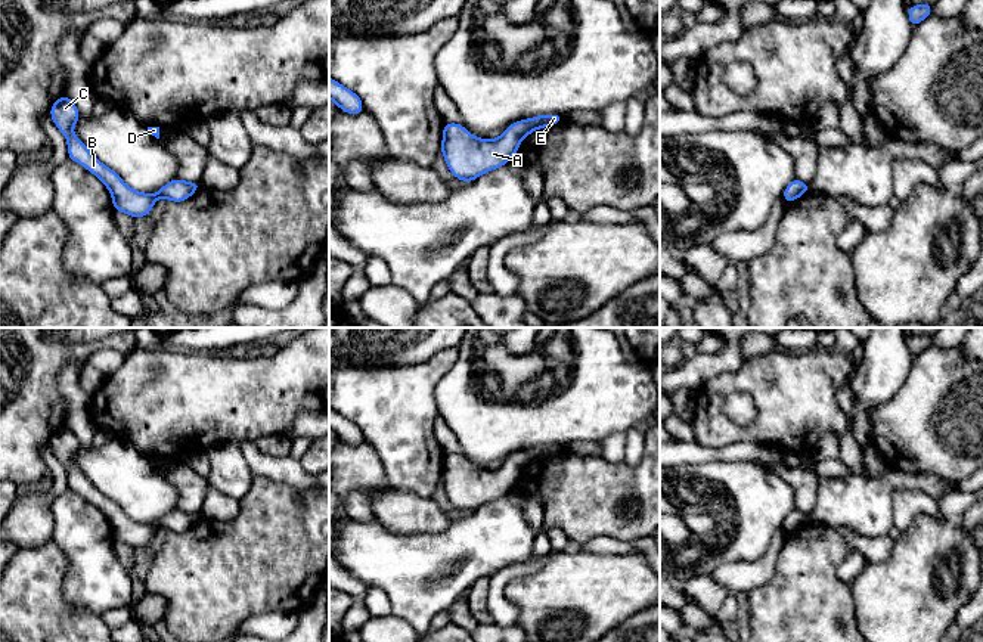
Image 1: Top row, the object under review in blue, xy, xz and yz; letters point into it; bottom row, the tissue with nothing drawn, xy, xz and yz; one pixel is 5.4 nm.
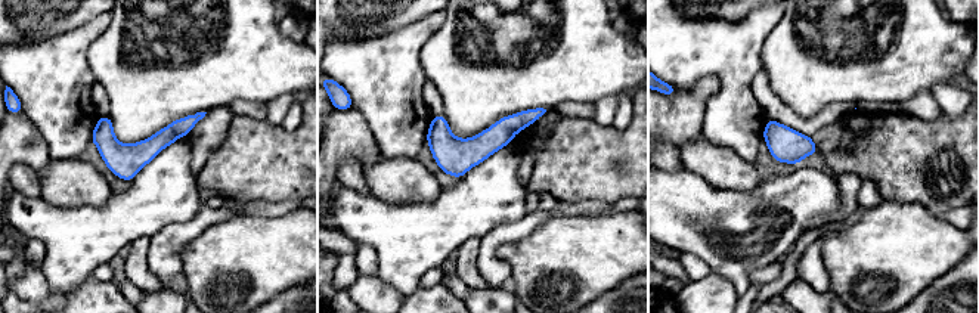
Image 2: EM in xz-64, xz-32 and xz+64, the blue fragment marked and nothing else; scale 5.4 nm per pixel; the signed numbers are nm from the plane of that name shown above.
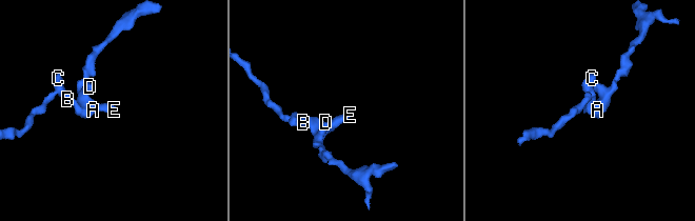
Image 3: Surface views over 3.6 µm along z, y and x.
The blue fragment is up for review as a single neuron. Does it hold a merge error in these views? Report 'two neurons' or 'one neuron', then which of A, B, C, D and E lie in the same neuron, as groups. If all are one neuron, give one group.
one neuron; groups A B C D E

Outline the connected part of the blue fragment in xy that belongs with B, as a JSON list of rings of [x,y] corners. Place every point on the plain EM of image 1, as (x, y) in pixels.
[[[63,425],[59,428],[49,441],[55,456],[66,468],[68,490],[81,494],[103,512],[112,525],[112,536],[117,542],[125,543],[133,549],[148,548],[154,534],[159,528],[167,528],[173,533],[183,533],[202,517],[199,512],[190,514],[177,508],[164,515],[158,524],[142,524],[133,521],[114,500],[102,494],[80,468],[72,463],[75,453],[80,450],[80,441],[68,427]]]

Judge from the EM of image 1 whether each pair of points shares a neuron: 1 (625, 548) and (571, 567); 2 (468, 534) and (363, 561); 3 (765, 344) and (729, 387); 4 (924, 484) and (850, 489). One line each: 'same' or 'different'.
1: different
2: same
3: different
4: same

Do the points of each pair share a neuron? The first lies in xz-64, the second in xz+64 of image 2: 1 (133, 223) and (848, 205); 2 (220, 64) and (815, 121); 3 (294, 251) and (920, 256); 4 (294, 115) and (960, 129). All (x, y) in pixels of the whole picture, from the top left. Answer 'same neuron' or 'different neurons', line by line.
1: different neurons
2: different neurons
3: same neuron
4: different neurons

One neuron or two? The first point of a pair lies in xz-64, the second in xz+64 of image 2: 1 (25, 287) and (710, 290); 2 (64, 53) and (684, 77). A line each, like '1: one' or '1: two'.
1: one
2: one

